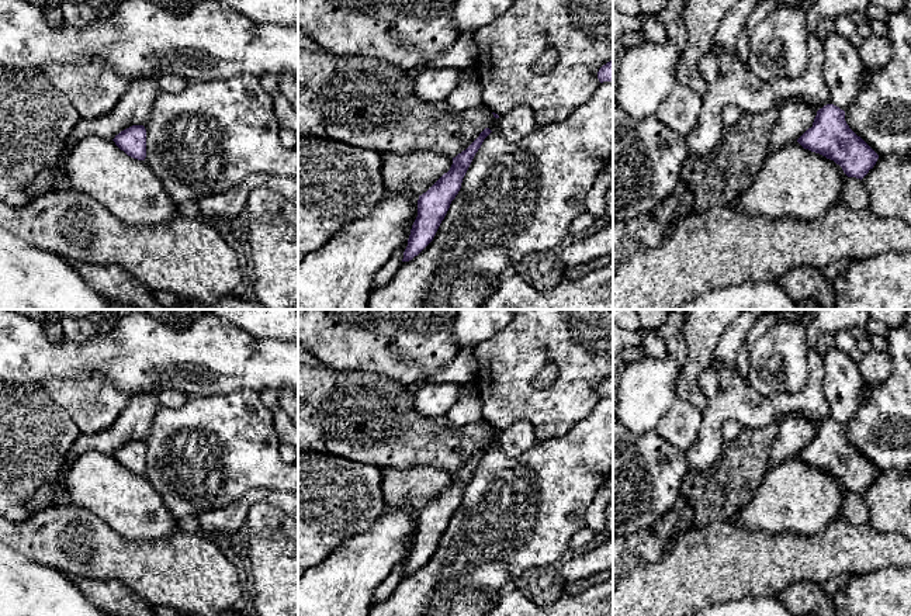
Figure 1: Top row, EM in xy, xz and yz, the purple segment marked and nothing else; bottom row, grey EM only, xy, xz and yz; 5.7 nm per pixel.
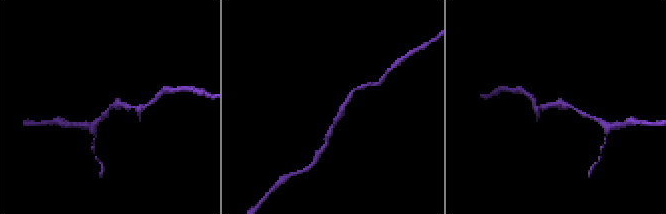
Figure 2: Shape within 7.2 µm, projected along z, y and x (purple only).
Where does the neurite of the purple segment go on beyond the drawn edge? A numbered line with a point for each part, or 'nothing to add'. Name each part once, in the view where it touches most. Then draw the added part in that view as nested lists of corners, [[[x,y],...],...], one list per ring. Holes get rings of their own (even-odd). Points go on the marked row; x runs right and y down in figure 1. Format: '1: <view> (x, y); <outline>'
nothing to add

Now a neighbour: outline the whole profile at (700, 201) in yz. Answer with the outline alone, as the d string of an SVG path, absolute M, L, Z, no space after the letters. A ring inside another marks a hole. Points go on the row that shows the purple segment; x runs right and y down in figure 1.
M775 105L763 113L744 111L734 125L723 128L721 139L711 150L703 156L687 155L682 169L680 186L693 193L694 212L702 212L723 201L738 201L765 162L779 110L780 107Z

